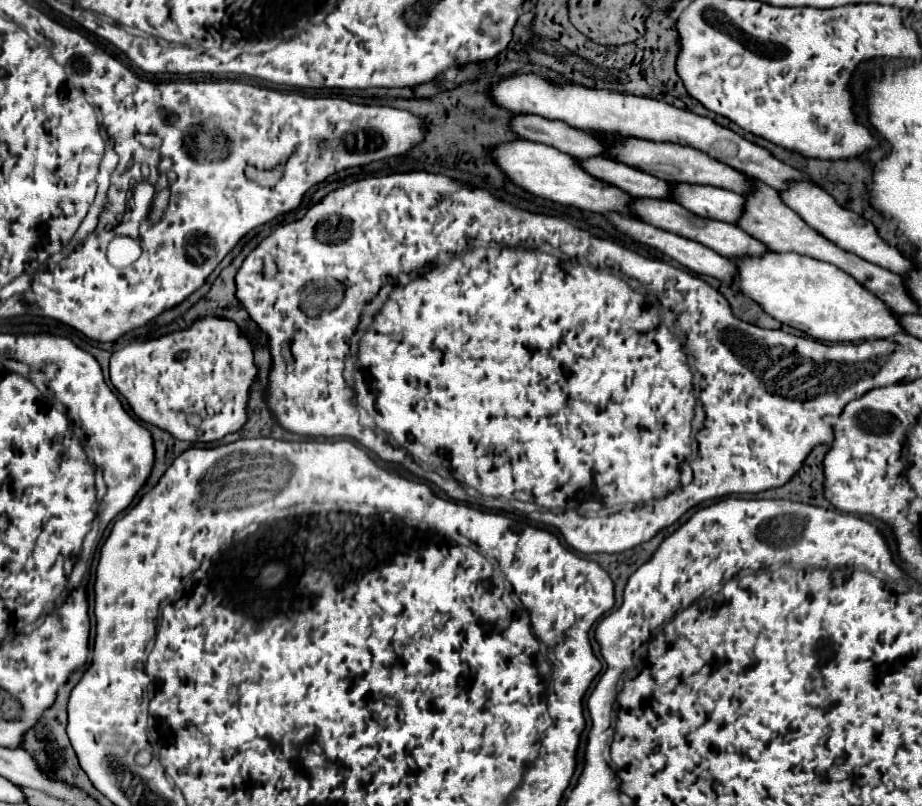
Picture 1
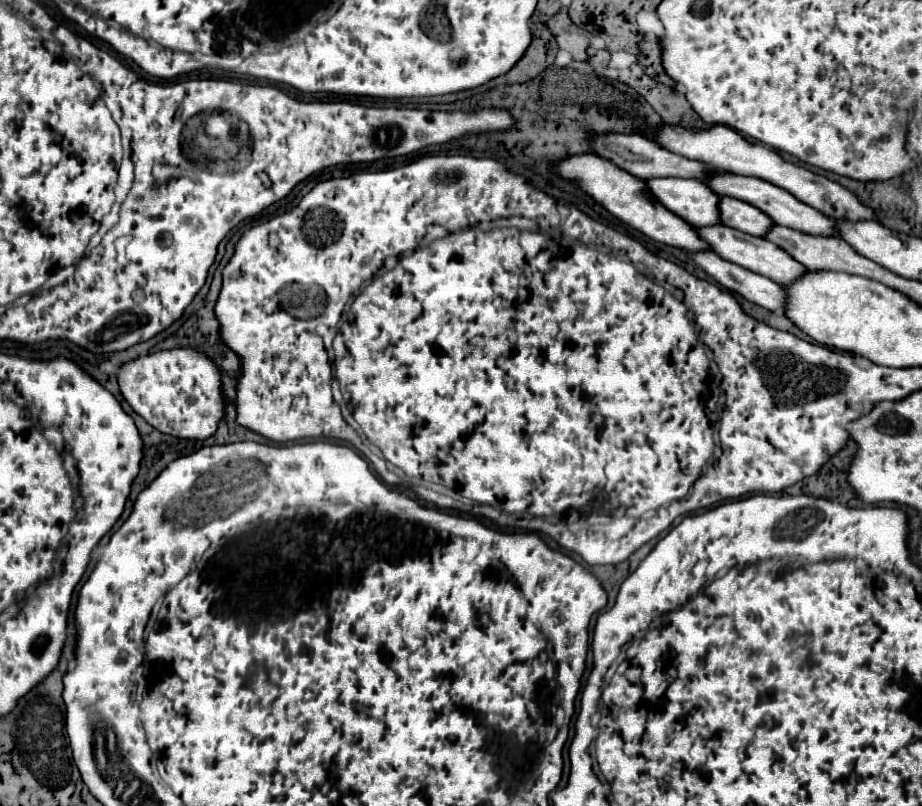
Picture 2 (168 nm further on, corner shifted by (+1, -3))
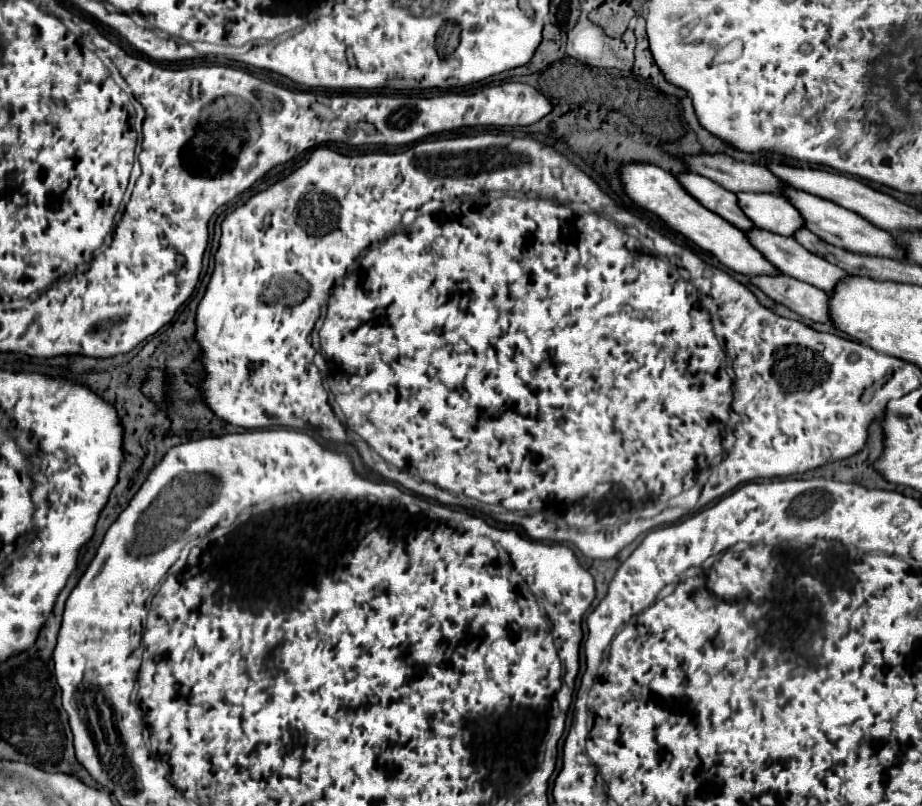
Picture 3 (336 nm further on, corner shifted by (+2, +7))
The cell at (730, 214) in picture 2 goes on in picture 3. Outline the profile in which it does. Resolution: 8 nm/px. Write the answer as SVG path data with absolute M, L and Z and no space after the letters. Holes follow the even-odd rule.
M736 193L738 205L742 213L760 229L778 233L778 235L794 235L794 229L804 225L800 213L786 203L784 197L774 193Z

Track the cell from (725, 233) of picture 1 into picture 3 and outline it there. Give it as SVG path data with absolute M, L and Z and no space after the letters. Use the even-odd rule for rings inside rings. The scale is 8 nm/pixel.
M756 227L750 229L750 231L746 231L746 237L748 237L748 241L752 243L752 247L758 249L780 273L790 275L790 277L794 277L794 279L798 279L798 281L806 281L806 283L810 283L810 285L814 285L814 287L818 287L818 289L822 289L822 291L834 289L834 285L836 285L842 277L846 277L846 271L838 269L836 265L830 265L828 261L824 261L822 257L810 253L808 249L802 249L802 245L798 245L798 243L794 241L794 237L776 235L776 233L764 231L764 229L756 229Z

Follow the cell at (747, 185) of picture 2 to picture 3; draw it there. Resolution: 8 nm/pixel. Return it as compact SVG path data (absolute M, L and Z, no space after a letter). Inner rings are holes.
M782 187L780 195L796 207L796 211L804 219L804 227L810 229L820 239L824 239L826 243L832 243L836 247L846 247L848 251L854 251L854 253L870 253L870 255L878 255L878 257L904 259L904 253L898 247L898 243L894 241L894 237L888 231L868 223L860 215L856 215L852 211L846 211L844 207L838 207L838 205L826 201L826 199L820 199L816 195L810 195L806 191L798 191L798 189L792 189L792 187Z

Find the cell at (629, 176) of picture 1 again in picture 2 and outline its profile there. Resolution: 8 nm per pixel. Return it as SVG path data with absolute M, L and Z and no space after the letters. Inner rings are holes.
M661 177L647 181L651 193L675 215L695 227L719 225L719 195L703 181Z

